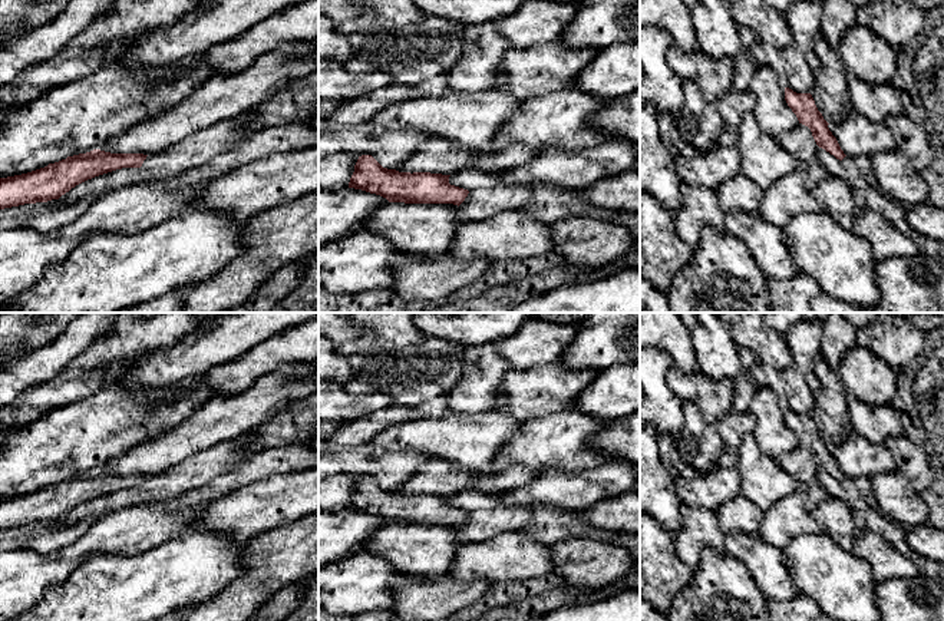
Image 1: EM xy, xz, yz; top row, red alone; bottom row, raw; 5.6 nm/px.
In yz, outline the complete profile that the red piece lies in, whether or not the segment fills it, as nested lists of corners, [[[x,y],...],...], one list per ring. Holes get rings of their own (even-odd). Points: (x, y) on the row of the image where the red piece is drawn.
[[[785,87],[785,100],[792,112],[796,115],[799,123],[808,126],[816,145],[836,159],[842,161],[846,155],[841,149],[836,138],[828,128],[828,122],[818,110],[811,93],[796,93],[789,87]]]

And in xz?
[[[372,155],[359,156],[349,188],[380,195],[389,202],[461,205],[469,191],[450,185],[450,175],[399,172],[383,168]]]

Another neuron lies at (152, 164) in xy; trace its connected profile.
[[[248,110],[240,118],[201,129],[162,152],[148,155],[141,168],[122,168],[88,179],[62,195],[57,202],[69,205],[139,182],[169,181],[230,149],[238,148],[252,135],[248,129],[251,115]]]

